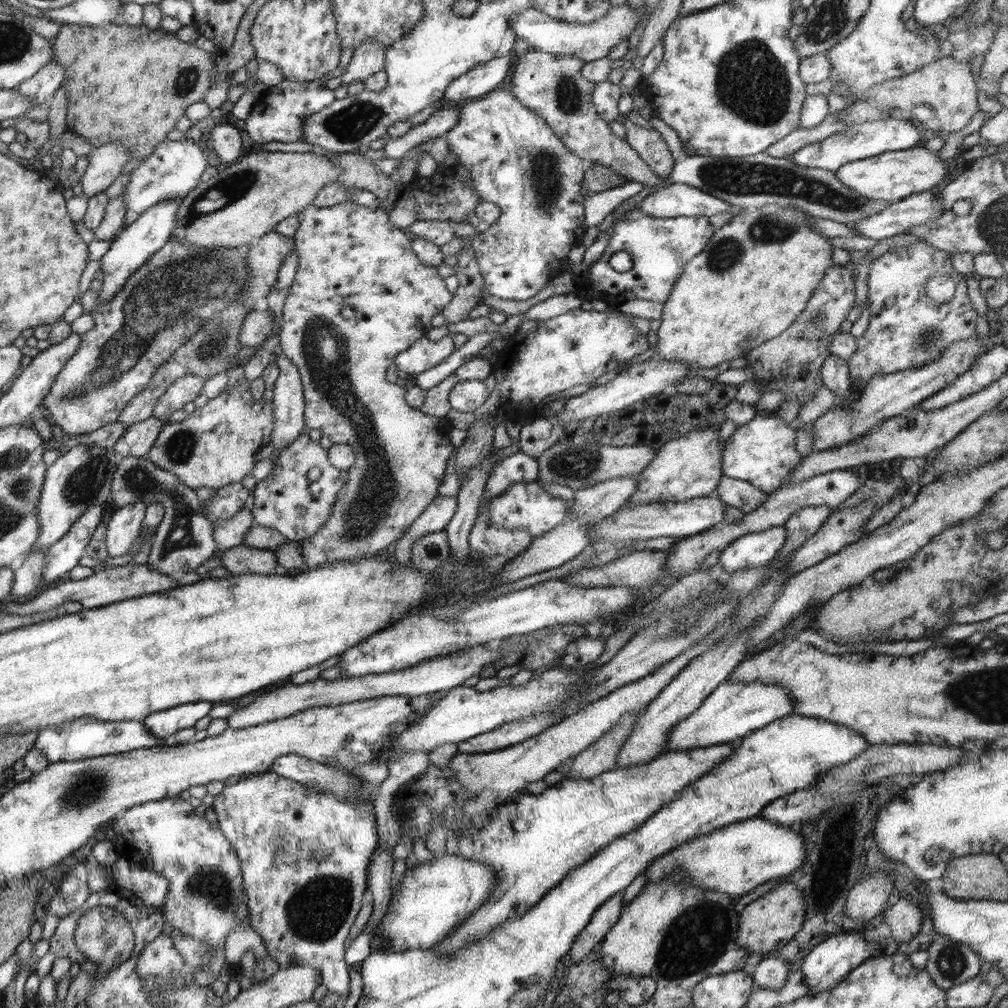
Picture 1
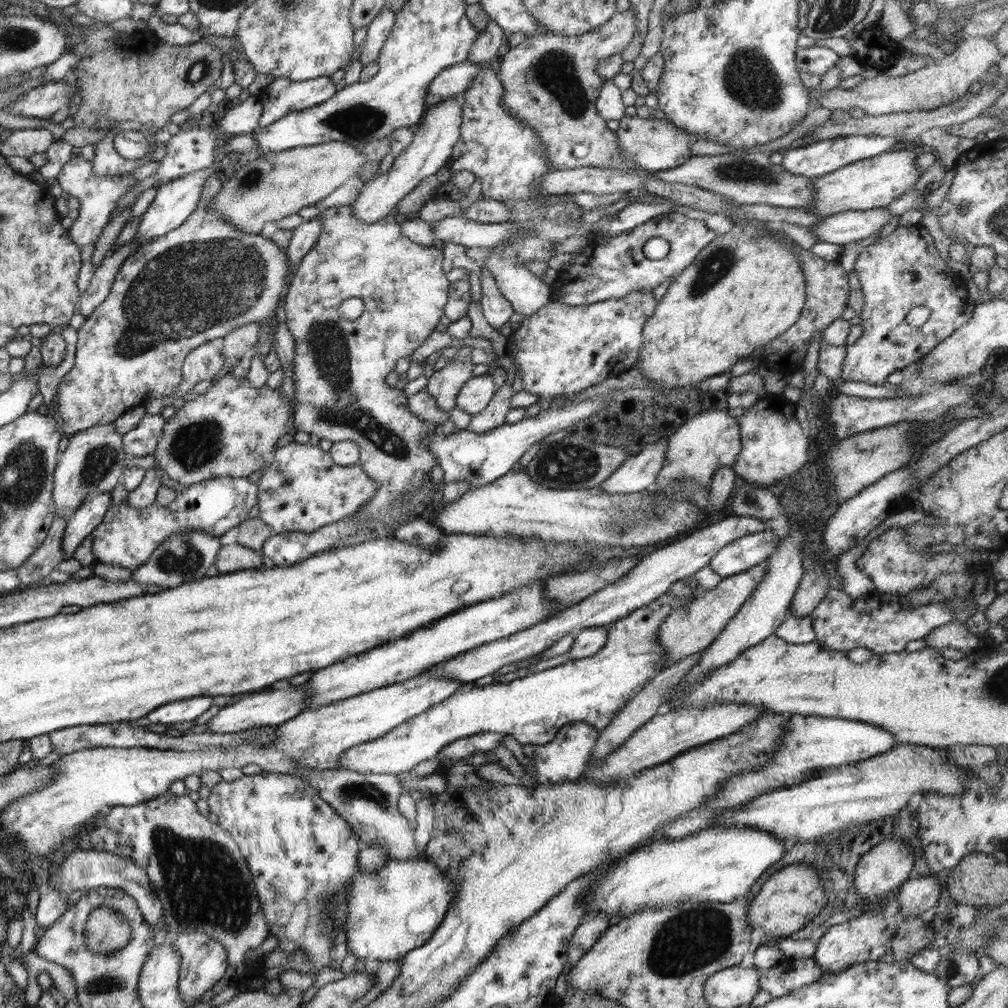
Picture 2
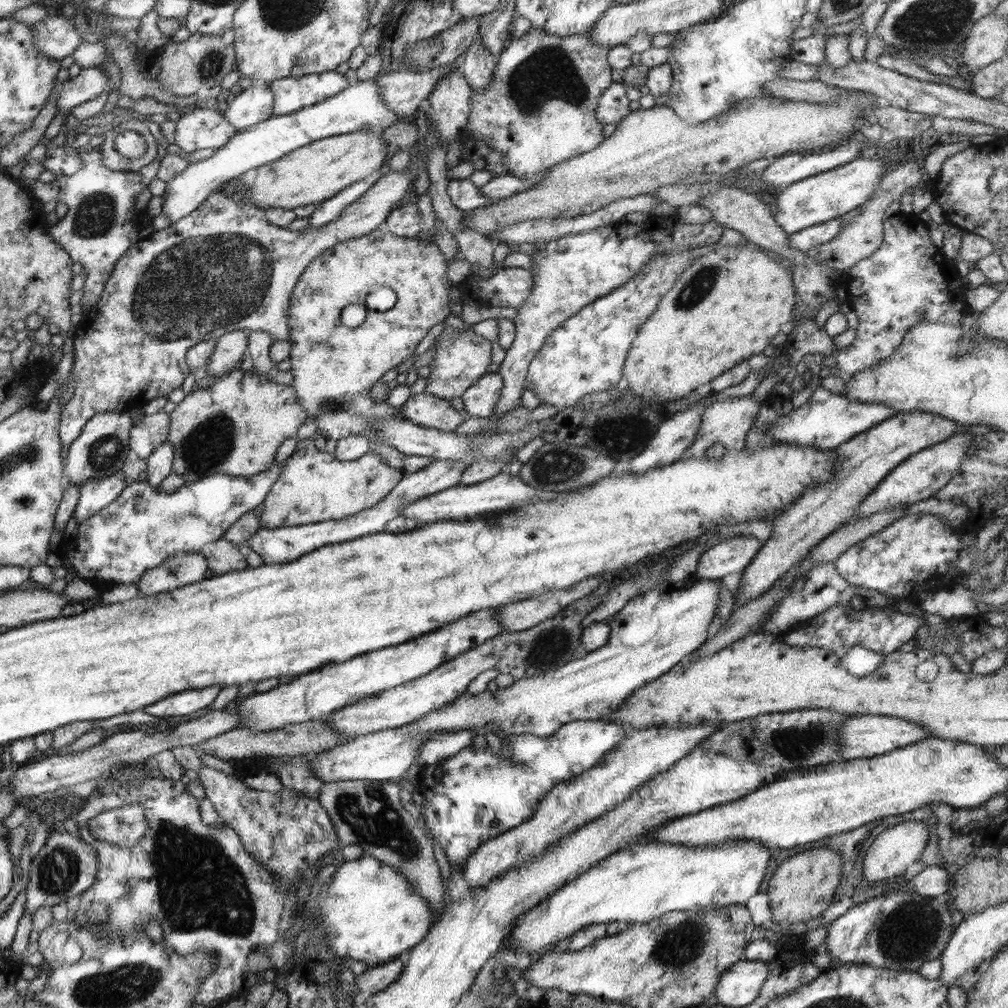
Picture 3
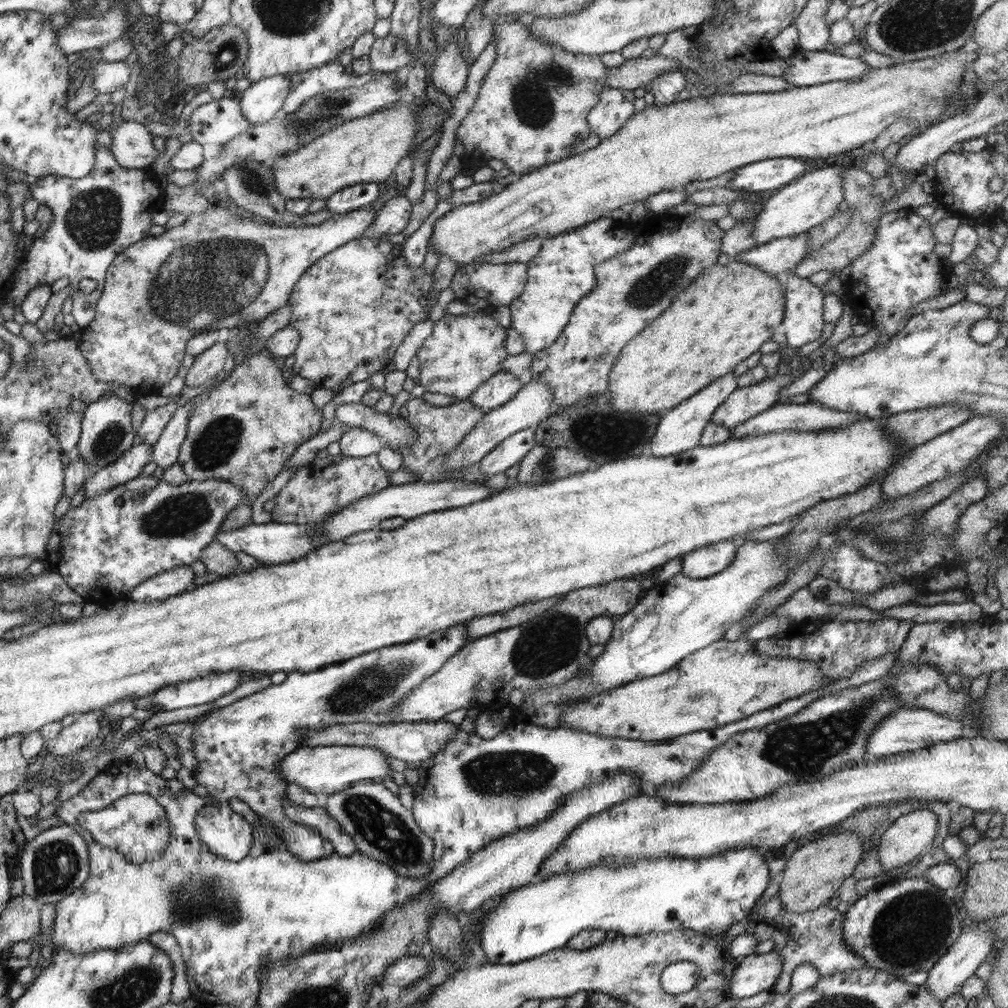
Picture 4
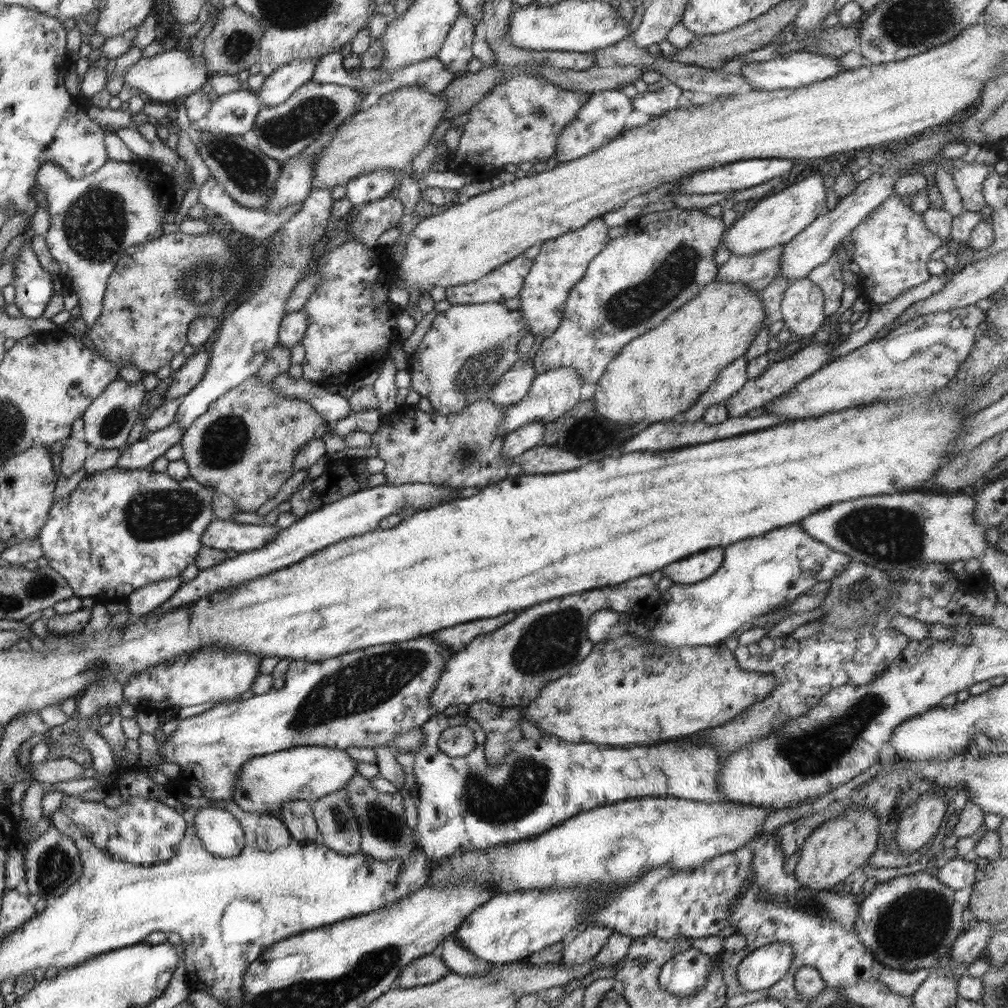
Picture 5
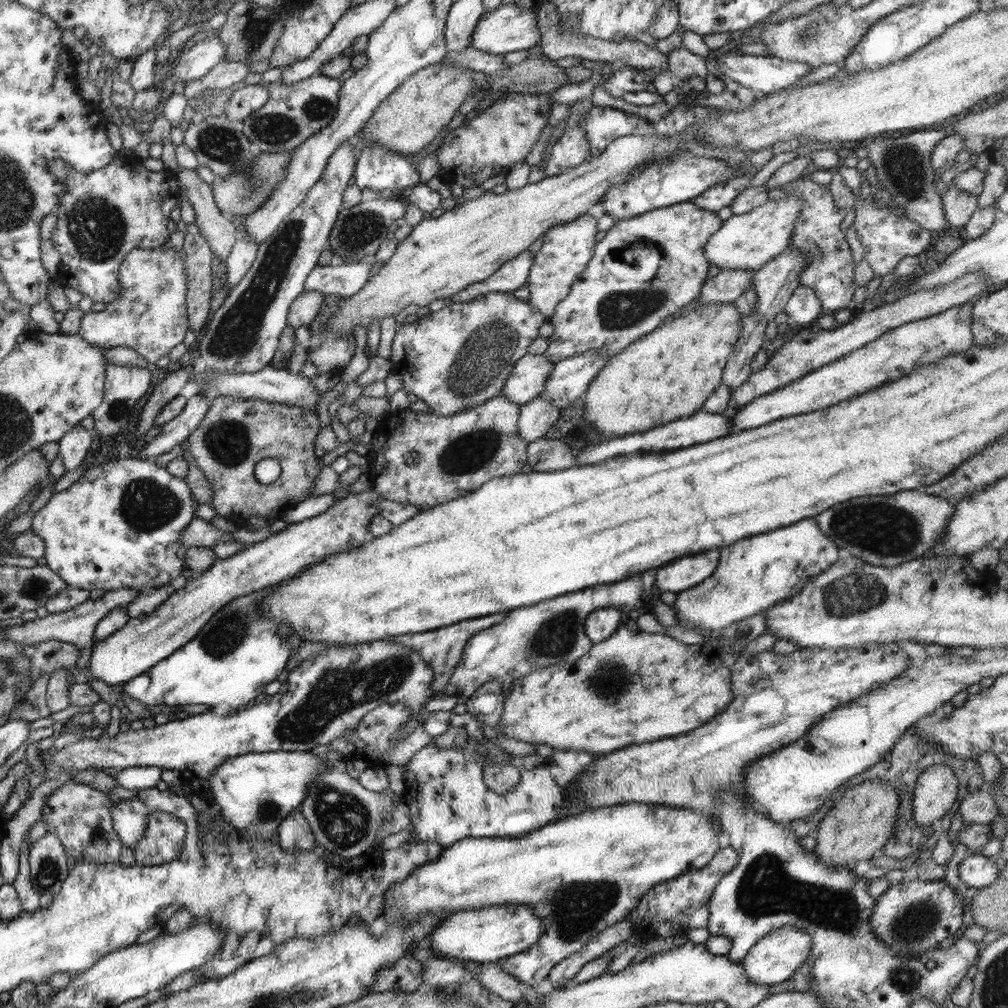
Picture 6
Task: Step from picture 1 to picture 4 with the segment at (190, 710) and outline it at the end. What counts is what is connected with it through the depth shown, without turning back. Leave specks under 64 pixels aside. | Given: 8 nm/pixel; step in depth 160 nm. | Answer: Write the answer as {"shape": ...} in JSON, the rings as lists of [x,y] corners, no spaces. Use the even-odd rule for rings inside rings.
{"shape":[[[242,672],[230,674],[206,674],[202,678],[194,678],[190,682],[177,682],[178,686],[166,686],[166,690],[158,690],[158,694],[146,697],[134,697],[135,708],[152,710],[154,713],[176,708],[190,708],[213,702],[224,694],[234,692],[240,686]]]}

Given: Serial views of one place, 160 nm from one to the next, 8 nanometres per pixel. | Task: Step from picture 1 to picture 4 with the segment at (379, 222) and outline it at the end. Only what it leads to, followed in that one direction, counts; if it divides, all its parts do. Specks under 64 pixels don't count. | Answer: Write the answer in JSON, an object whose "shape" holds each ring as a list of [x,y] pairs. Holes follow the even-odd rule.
{"shape":[[[360,237],[326,254],[304,271],[289,298],[289,325],[301,336],[294,353],[295,363],[290,369],[293,374],[312,381],[314,390],[328,389],[339,394],[344,388],[365,381],[375,372],[384,370],[392,362],[396,348],[412,326],[428,320],[431,312],[429,302],[433,274],[427,275],[422,267],[411,269],[402,255],[403,246],[400,244],[390,244],[380,238]]]}

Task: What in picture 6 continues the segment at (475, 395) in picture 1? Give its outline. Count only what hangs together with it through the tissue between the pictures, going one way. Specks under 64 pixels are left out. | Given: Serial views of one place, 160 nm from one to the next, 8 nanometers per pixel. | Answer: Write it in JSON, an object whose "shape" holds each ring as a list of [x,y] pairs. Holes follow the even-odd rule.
{"shape":[[[524,355],[504,383],[502,396],[520,406],[540,397],[554,365],[544,355]]]}

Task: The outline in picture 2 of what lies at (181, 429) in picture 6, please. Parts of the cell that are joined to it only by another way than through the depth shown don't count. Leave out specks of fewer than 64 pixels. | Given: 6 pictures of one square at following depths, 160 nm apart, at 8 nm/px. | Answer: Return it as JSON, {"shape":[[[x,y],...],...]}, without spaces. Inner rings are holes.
{"shape":[[[96,493],[86,499],[70,518],[67,519],[65,533],[63,534],[62,548],[68,558],[72,558],[78,545],[93,530],[100,526],[105,514],[112,508],[111,494]]]}

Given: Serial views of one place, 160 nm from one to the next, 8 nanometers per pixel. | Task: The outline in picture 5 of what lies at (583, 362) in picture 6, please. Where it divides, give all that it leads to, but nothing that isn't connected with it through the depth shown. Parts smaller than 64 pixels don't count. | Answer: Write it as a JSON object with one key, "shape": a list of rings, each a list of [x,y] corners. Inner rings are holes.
{"shape":[[[560,367],[543,373],[538,373],[532,380],[532,387],[528,394],[514,406],[506,407],[505,417],[501,422],[501,433],[508,434],[524,423],[541,422],[546,424],[568,410],[574,408],[580,402],[580,389],[585,384],[580,378],[580,373],[570,367]]]}

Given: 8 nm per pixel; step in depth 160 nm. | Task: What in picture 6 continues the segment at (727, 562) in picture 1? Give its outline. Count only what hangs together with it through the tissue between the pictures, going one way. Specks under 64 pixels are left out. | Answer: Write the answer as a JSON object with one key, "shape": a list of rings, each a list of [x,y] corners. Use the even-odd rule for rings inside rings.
{"shape":[[[719,549],[708,550],[686,558],[680,558],[672,564],[655,569],[656,592],[678,594],[693,589],[697,584],[706,581],[716,570],[720,558]]]}

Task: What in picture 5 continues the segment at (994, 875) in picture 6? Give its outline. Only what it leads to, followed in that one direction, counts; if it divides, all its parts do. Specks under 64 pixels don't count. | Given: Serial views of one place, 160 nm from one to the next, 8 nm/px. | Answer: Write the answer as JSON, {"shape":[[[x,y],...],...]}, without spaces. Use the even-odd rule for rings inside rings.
{"shape":[[[957,856],[950,859],[946,863],[942,863],[935,876],[940,882],[946,884],[950,888],[962,890],[966,886],[973,886],[976,880],[976,864],[974,864],[973,857]]]}

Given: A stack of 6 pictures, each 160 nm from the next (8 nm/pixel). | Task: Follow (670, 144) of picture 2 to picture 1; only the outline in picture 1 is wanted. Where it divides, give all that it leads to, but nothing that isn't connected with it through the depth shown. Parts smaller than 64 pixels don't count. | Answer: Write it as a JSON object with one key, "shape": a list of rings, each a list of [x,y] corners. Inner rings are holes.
{"shape":[[[622,118],[622,122],[626,130],[625,142],[654,170],[654,174],[660,178],[669,178],[676,161],[660,132],[638,126],[625,118]]]}

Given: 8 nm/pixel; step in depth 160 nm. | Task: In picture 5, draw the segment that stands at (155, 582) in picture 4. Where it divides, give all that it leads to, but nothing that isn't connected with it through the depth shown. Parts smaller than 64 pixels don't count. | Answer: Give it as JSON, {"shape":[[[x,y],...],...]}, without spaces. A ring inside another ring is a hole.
{"shape":[[[180,577],[150,583],[149,586],[144,586],[130,594],[126,600],[127,609],[136,617],[149,614],[152,610],[164,605],[166,600],[172,598],[180,586],[182,586]]]}

